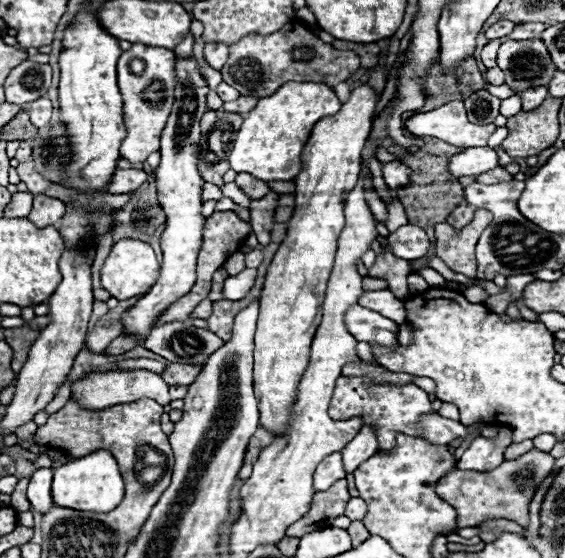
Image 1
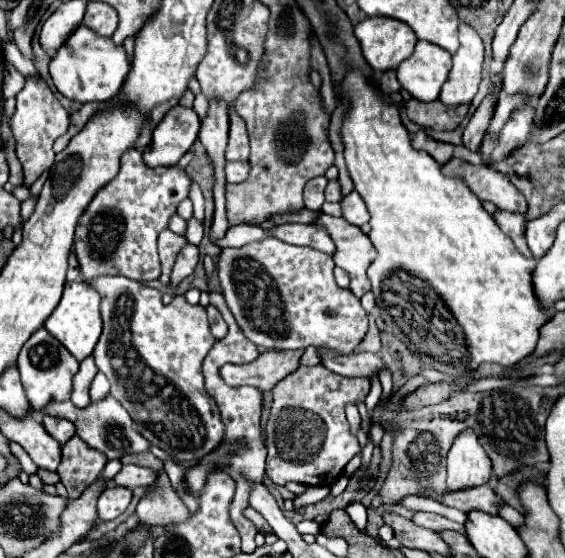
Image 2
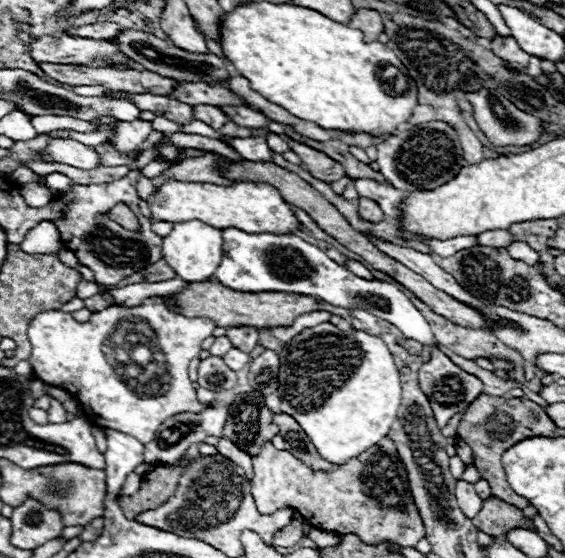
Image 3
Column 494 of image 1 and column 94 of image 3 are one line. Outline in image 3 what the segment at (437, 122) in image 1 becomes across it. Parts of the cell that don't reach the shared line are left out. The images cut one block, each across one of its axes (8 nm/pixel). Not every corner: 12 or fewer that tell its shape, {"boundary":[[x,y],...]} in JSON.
{"boundary":[[34,116],[38,134],[72,128],[92,132],[98,128],[72,116]]}

